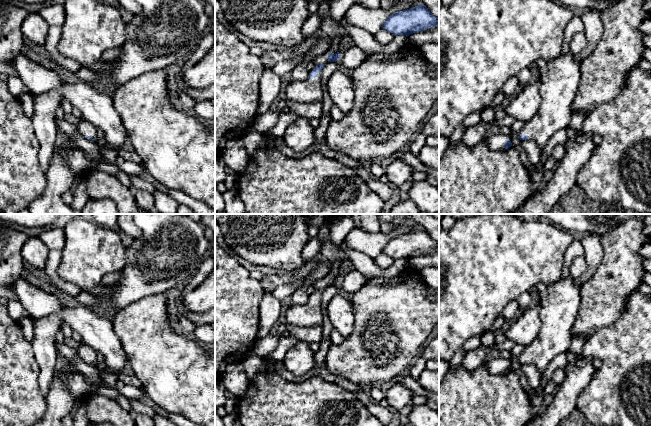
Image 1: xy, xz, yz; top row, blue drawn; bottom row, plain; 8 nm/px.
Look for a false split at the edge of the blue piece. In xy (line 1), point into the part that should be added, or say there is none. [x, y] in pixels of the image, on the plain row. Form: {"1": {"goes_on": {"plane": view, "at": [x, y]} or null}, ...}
{"1": {"goes_on": {"plane": "xy", "at": [84, 352]}}}

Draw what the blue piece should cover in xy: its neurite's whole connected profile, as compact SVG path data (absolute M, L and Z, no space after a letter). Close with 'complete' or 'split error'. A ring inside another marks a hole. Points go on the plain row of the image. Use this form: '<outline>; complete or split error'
M81 342L80 346L76 349L76 352L78 357L85 362L93 365L97 364L97 352L86 343Z; split error

